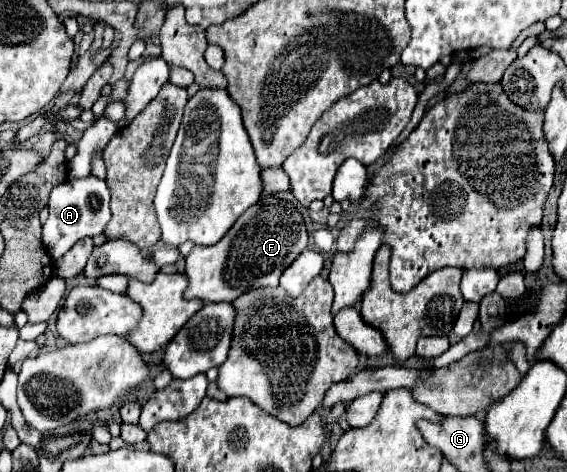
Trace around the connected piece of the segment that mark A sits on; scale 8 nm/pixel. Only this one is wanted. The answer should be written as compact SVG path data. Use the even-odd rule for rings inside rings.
M87 177L83 181L67 179L63 185L57 185L51 191L49 199L49 219L43 225L43 245L53 259L63 257L79 239L95 237L103 233L111 219L109 213L109 187L99 177Z

